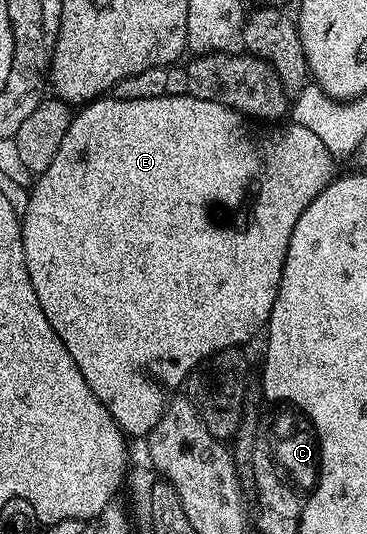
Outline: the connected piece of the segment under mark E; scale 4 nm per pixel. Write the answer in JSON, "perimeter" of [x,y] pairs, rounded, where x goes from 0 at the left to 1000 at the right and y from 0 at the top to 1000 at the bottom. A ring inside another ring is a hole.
{"perimeter":[[[463,172],[411,187],[324,187],[278,180],[229,193],[196,215],[191,236],[136,311],[87,343],[79,380],[57,408],[74,517],[84,517],[84,539],[95,539],[95,554],[106,554],[117,592],[128,592],[161,637],[172,637],[172,652],[193,659],[193,674],[204,674],[215,697],[226,697],[226,712],[237,712],[248,734],[259,734],[354,822],[392,822],[444,779],[455,743],[428,715],[490,725],[561,670],[602,655],[665,650],[665,640],[684,639],[725,616],[760,547],[793,434],[815,404],[826,404],[826,390],[837,390],[837,382],[847,382],[847,375],[858,375],[858,367],[869,367],[869,360],[880,360],[913,331],[907,288],[880,277],[858,247],[809,228],[790,227],[787,236],[714,232],[670,221],[649,206],[586,195],[586,187],[542,187],[529,176],[490,174]]]}

